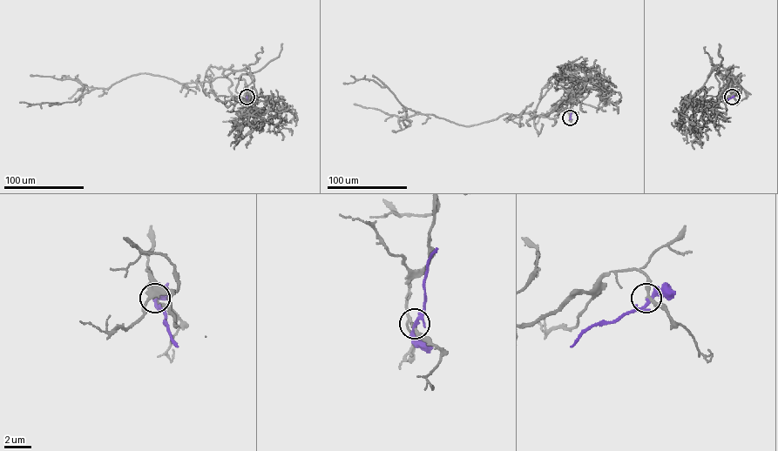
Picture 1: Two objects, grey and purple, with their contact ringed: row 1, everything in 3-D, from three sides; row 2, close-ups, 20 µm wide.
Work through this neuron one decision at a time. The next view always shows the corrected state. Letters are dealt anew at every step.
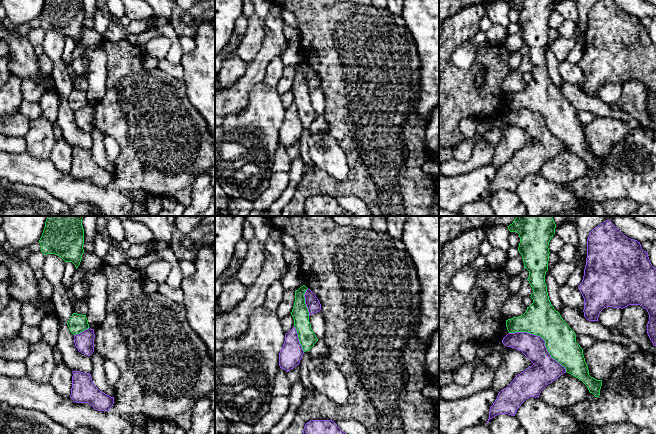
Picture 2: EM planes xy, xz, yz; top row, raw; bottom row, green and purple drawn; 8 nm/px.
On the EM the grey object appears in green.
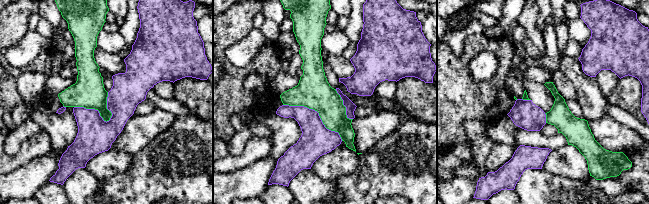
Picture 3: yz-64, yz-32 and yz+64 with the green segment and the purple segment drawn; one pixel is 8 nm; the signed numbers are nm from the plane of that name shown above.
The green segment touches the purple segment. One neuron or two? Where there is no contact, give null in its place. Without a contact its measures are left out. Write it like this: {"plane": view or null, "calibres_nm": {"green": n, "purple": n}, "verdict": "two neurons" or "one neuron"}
{"plane": "yz", "calibres_nm": {"green": 260, "purple": 220}, "verdict": "two neurons"}

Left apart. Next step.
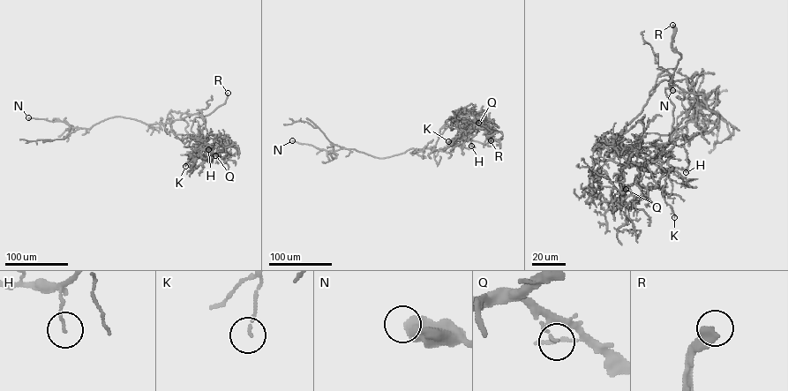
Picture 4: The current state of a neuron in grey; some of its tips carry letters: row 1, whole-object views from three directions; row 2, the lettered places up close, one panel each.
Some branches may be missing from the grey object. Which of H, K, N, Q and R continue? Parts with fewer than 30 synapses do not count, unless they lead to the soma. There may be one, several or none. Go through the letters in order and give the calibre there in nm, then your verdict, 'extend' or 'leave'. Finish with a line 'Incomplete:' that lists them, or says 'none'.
H: 90 nm | leave
K: 90 nm | leave
N: 600 nm | leave
Q: 80 nm | leave
R: 440 nm | extend
Incomplete: R

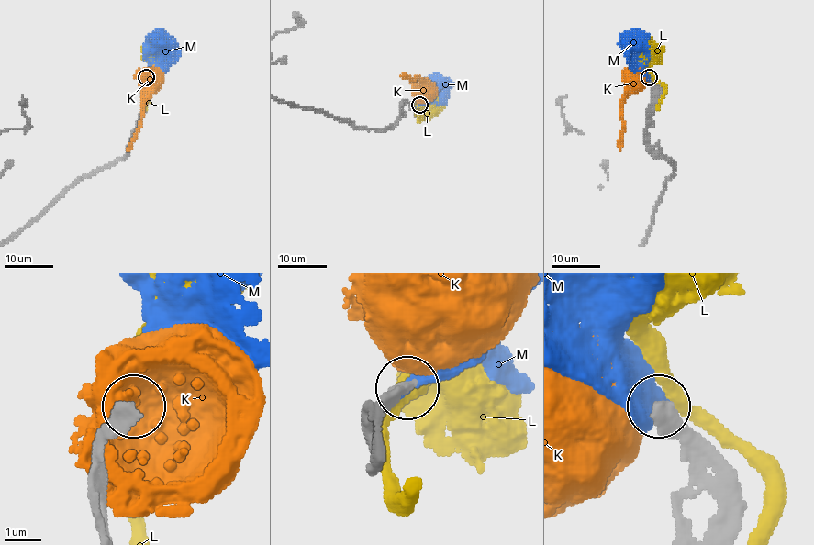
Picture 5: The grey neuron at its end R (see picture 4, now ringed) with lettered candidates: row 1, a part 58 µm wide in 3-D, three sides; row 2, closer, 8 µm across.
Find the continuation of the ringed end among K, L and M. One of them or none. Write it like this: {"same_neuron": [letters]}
{"same_neuron": ["M"]}

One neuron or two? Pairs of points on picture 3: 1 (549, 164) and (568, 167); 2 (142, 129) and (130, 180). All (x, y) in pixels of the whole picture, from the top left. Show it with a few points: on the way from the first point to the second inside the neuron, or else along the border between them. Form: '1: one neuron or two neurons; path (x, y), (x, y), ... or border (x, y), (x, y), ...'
1: one neuron; path (554, 164), (563, 164)
2: two neurons; border (155, 137), (133, 155)

